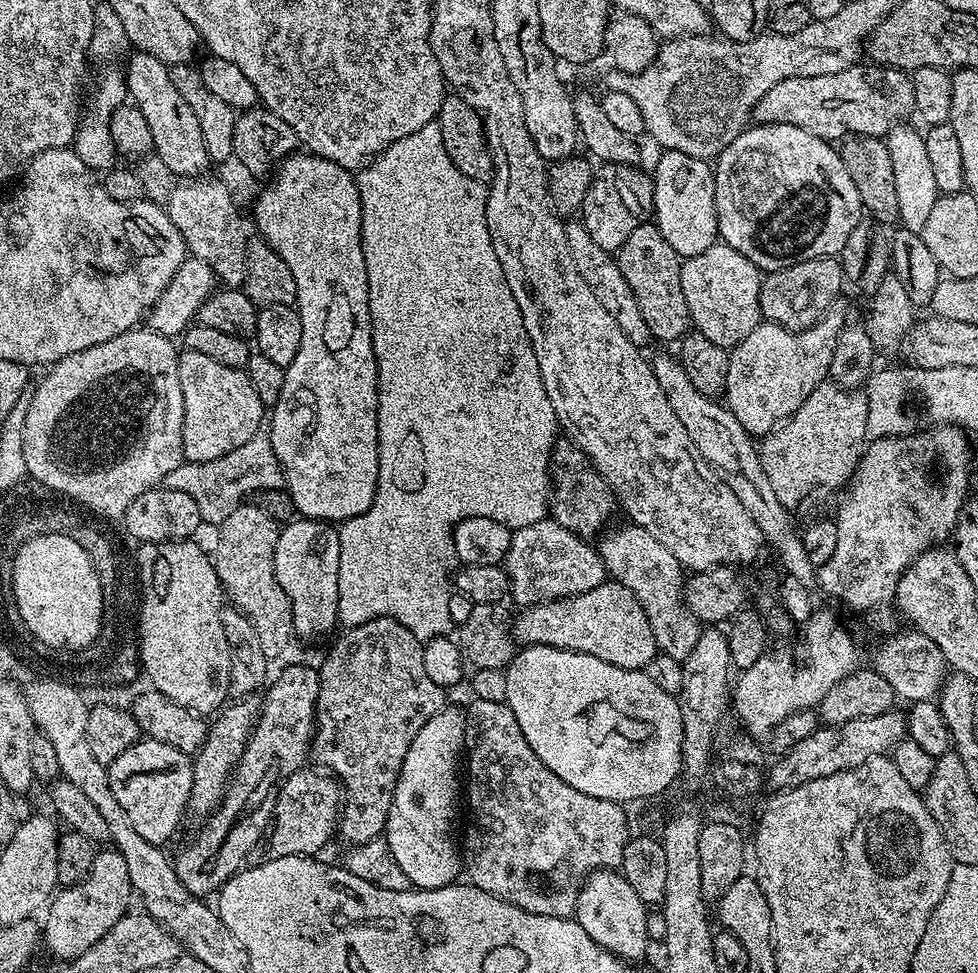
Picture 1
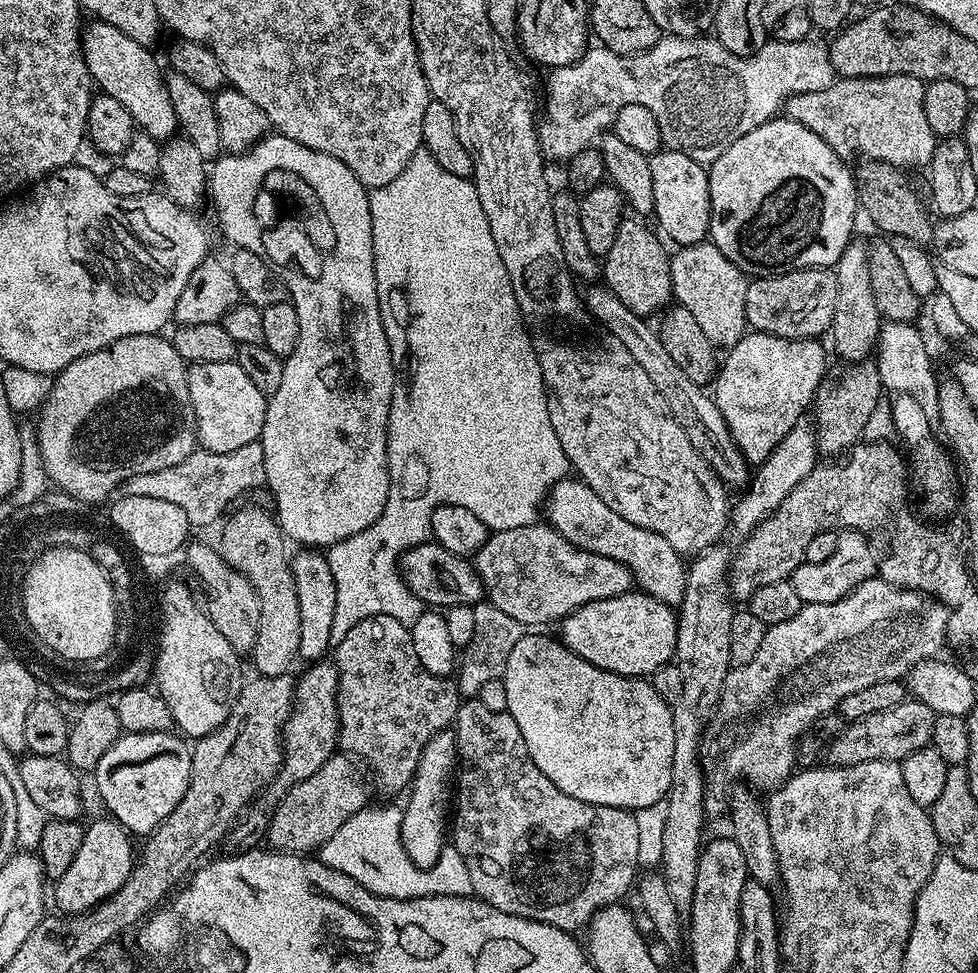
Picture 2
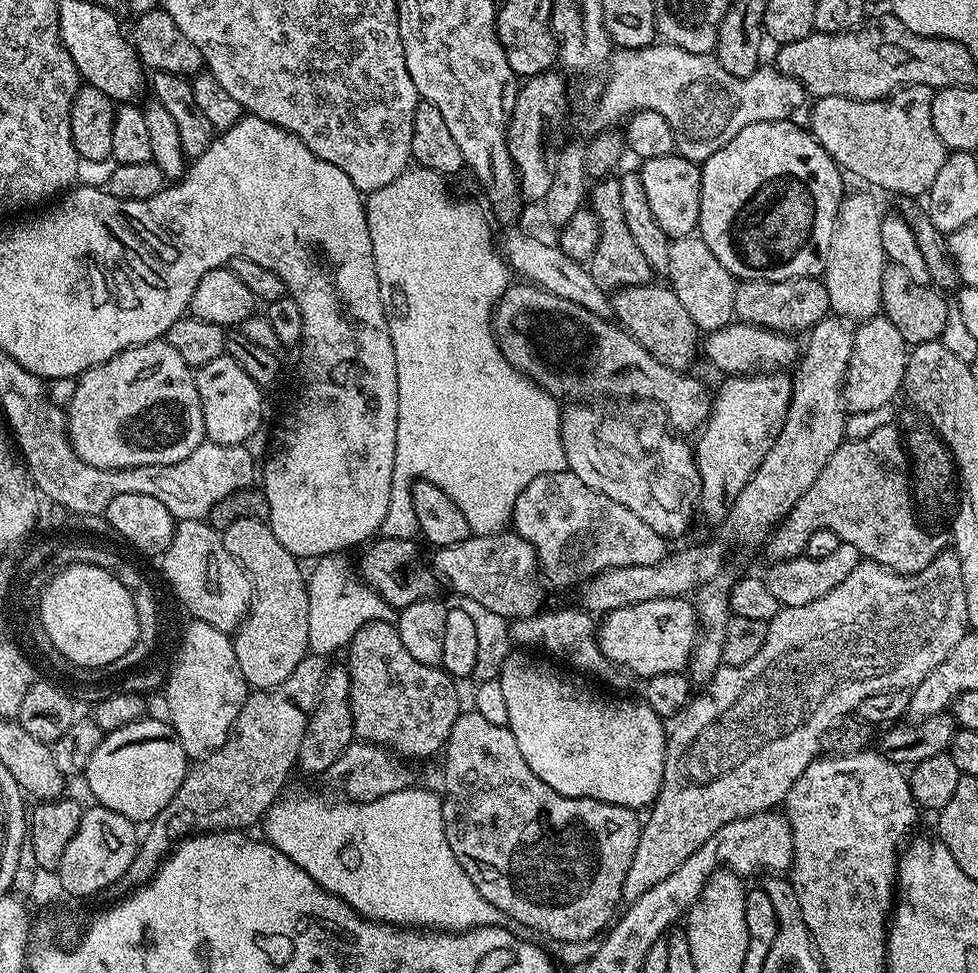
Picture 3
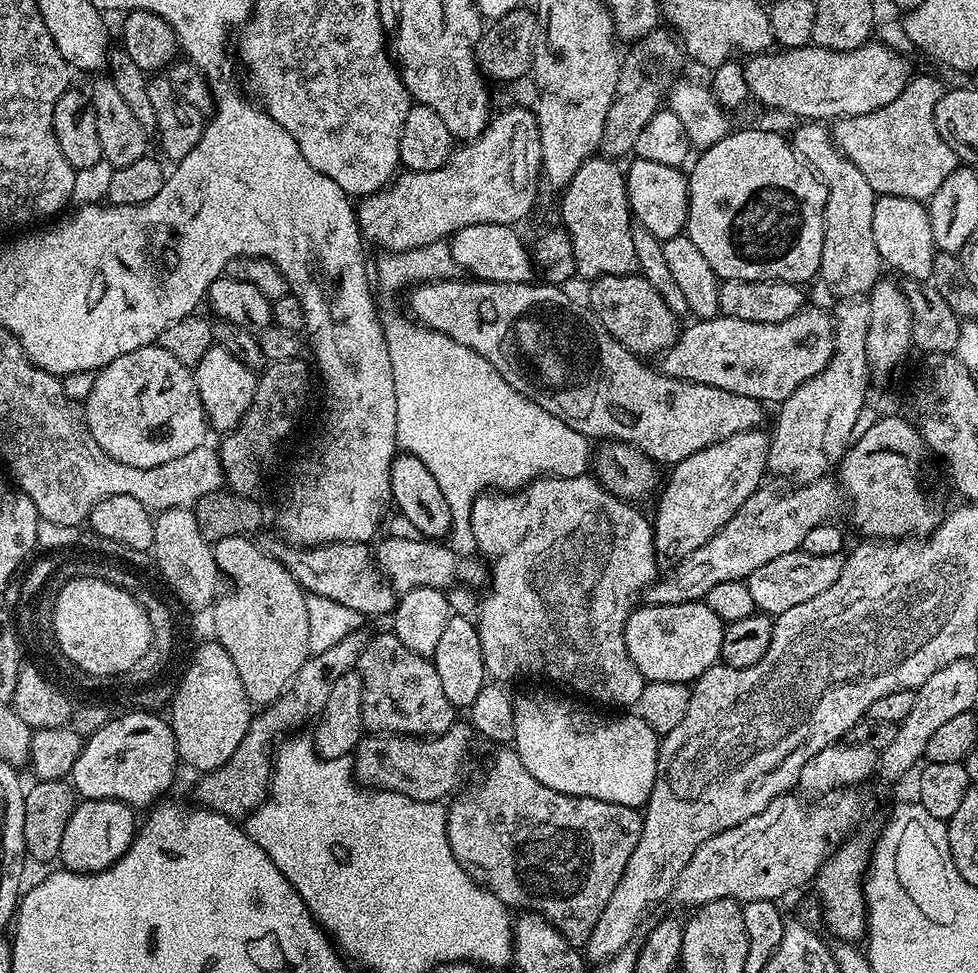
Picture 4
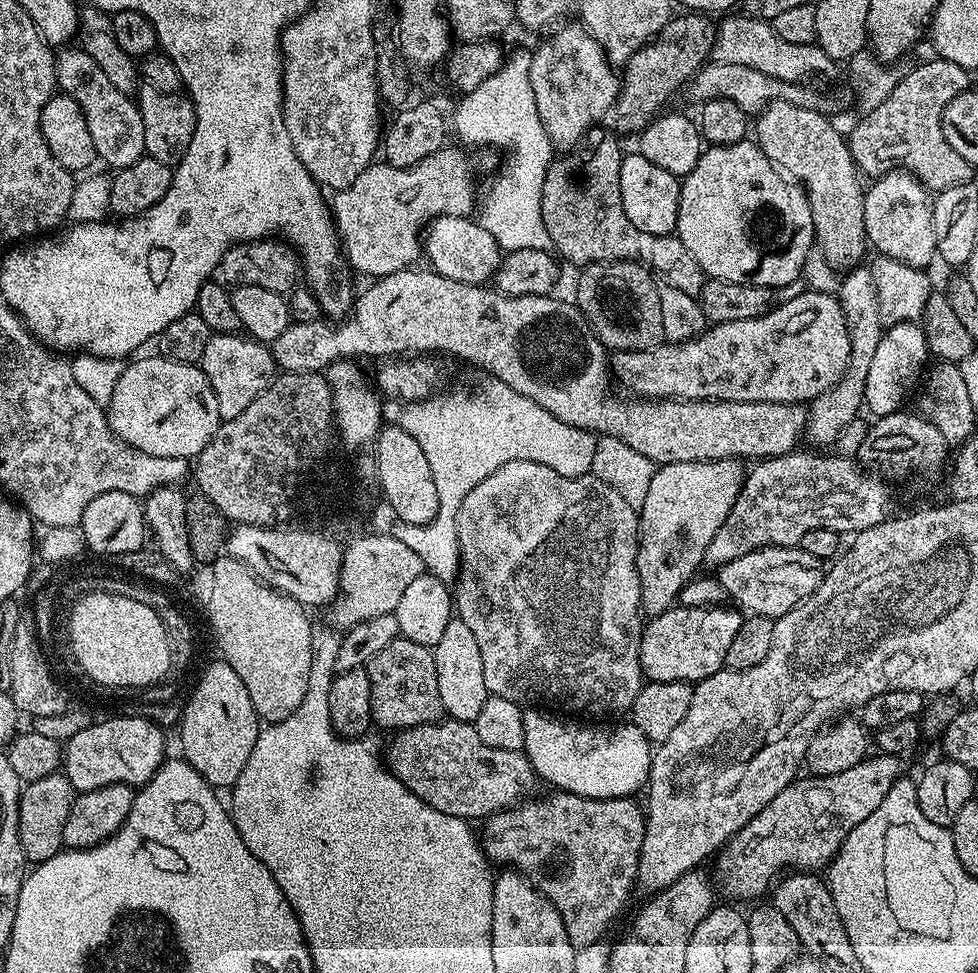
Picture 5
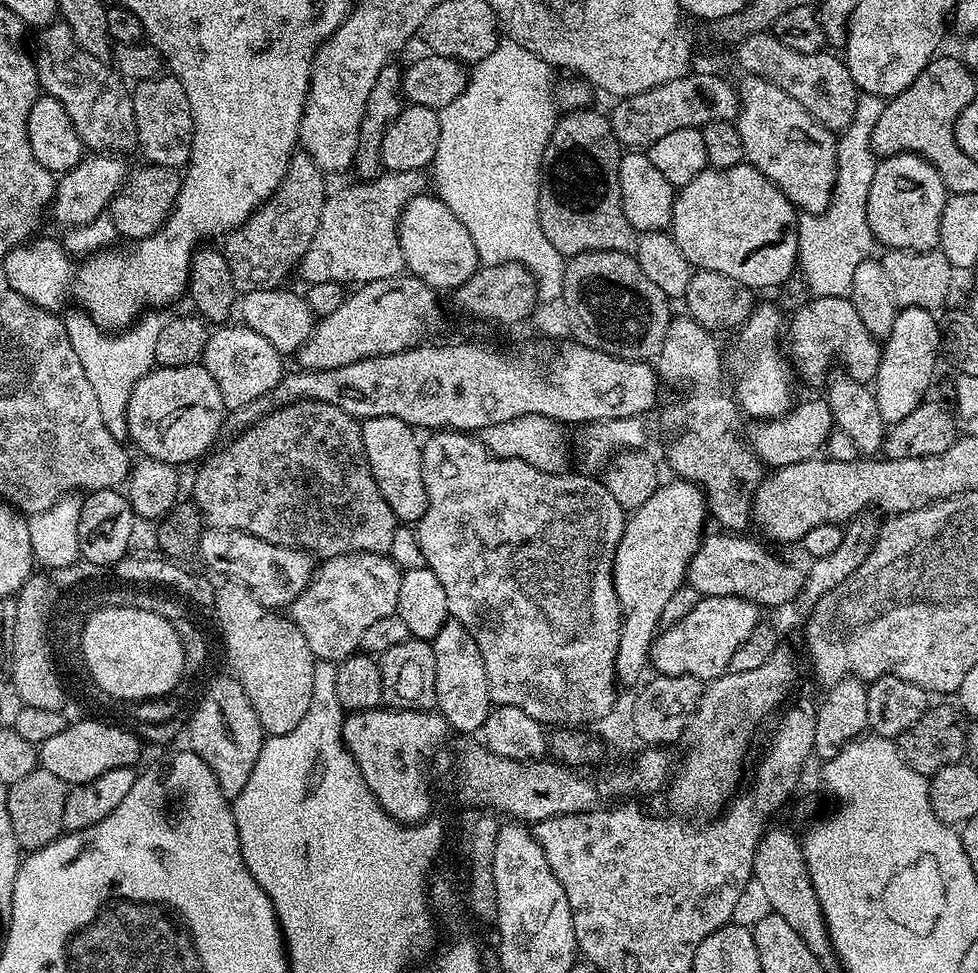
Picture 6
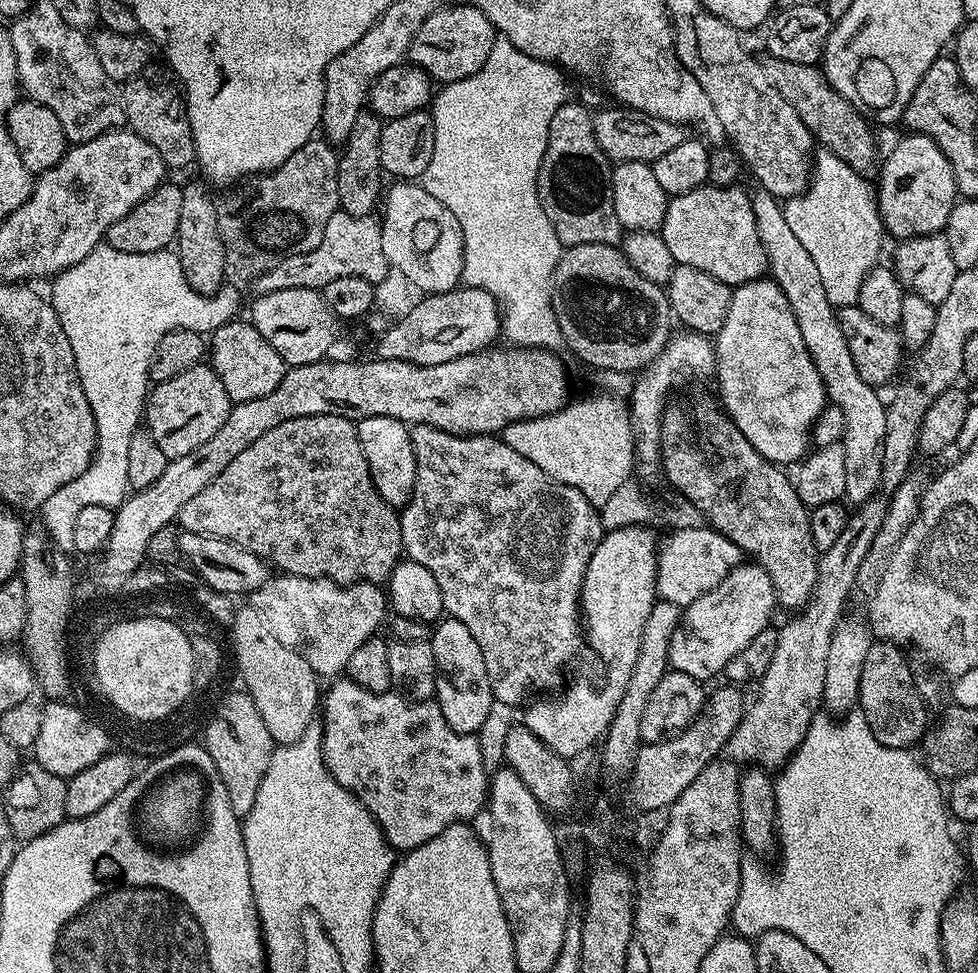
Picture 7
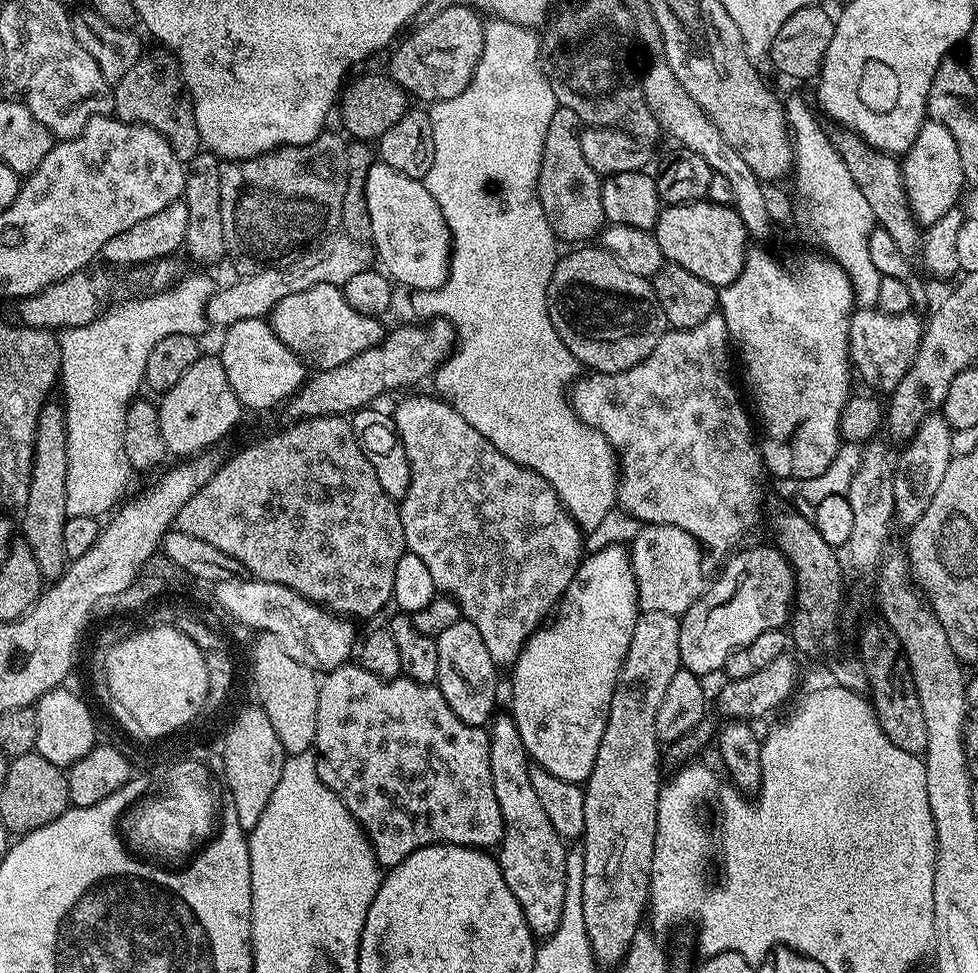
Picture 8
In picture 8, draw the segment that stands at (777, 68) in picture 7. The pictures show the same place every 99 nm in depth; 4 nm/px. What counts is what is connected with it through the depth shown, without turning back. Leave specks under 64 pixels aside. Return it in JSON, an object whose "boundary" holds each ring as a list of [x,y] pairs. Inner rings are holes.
{"boundary":[[[836,130],[831,133],[832,145],[838,154],[842,154],[842,162],[846,162],[854,182],[858,182],[858,190],[866,197],[870,210],[874,210],[877,225],[894,238],[894,246],[902,250],[902,254],[909,258],[920,256],[920,242],[922,239],[921,225],[912,217],[912,211],[906,198],[904,179],[900,169],[901,161],[895,155],[878,152],[868,147],[859,135],[847,130]]]}

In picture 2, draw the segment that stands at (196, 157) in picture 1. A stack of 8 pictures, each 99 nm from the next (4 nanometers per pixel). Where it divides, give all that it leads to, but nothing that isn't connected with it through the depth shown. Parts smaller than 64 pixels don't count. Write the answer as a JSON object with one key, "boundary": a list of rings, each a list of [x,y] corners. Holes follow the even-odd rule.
{"boundary":[[[92,22],[89,28],[87,25],[82,32],[82,43],[84,61],[92,75],[93,85],[103,95],[118,98],[118,102],[130,110],[130,118],[134,118],[137,129],[161,142],[177,135],[174,105],[170,102],[160,64],[152,57],[151,47],[134,42],[134,38],[126,38],[122,30],[103,22]]]}

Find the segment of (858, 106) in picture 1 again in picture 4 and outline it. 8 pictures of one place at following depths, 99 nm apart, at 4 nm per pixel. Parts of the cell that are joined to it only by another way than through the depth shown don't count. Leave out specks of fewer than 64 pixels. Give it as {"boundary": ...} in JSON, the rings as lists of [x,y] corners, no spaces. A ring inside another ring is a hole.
{"boundary":[[[913,75],[908,85],[886,106],[870,114],[841,116],[831,125],[832,142],[837,150],[862,174],[877,196],[897,196],[927,202],[934,190],[954,174],[958,161],[954,150],[942,142],[934,126],[934,106],[946,91],[946,84],[932,76]]]}

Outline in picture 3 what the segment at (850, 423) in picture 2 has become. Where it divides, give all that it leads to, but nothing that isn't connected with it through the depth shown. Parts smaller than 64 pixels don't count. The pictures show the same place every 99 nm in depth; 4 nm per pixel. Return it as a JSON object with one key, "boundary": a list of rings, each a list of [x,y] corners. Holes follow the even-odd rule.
{"boundary":[[[883,314],[871,316],[854,332],[854,350],[844,379],[844,403],[849,413],[878,410],[901,395],[910,345],[898,334],[898,326]]]}

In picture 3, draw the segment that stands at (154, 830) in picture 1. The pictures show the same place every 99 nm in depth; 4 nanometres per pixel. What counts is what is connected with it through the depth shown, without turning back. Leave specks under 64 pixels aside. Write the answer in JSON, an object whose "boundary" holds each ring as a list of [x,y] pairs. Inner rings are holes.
{"boundary":[[[145,718],[138,722],[130,722],[130,726],[122,726],[118,730],[107,733],[101,739],[98,750],[90,754],[90,762],[85,766],[82,776],[83,779],[88,779],[88,788],[96,799],[93,801],[99,807],[114,810],[134,822],[141,822],[140,820],[150,822],[155,816],[162,814],[170,798],[178,794],[178,786],[182,786],[189,767],[190,758],[185,754],[182,742],[176,737],[171,723],[164,718],[161,720]]]}

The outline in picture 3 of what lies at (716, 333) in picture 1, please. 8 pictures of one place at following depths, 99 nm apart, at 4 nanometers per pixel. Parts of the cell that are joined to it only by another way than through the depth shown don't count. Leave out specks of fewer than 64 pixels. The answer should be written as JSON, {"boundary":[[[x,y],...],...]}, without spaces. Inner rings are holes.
{"boundary":[[[699,234],[678,236],[672,240],[666,280],[672,292],[678,294],[678,302],[682,302],[683,308],[690,313],[690,318],[694,318],[701,333],[716,332],[733,323],[736,315],[734,290],[738,281],[730,274],[730,270],[726,270],[726,266],[722,266],[722,262],[718,262],[718,258],[714,258],[710,246],[706,246]]]}

